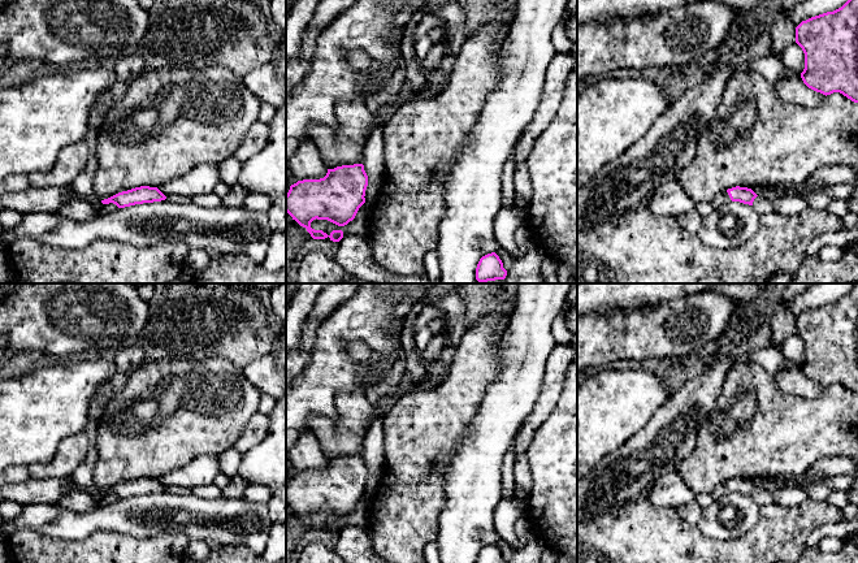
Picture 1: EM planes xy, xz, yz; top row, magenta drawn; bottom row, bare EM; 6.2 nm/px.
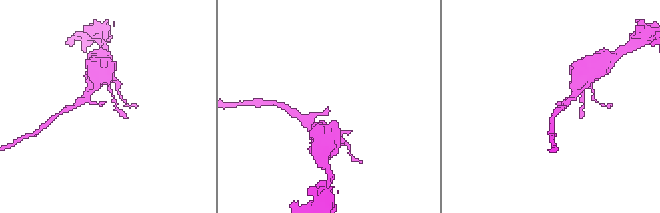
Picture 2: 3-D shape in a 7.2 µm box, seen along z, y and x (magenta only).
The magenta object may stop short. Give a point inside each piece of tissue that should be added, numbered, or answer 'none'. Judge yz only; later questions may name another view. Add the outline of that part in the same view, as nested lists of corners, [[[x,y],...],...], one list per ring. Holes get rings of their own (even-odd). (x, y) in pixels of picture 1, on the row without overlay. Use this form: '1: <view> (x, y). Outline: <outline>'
1: yz (722, 489). Outline: [[[727,481],[718,485],[716,489],[711,493],[712,498],[716,501],[716,499],[720,499],[723,495],[725,494],[729,494],[732,493]]]

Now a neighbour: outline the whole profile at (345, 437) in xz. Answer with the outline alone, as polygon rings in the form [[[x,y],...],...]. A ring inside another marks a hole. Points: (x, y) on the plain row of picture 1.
[[[363,391],[335,395],[338,419],[311,416],[311,429],[328,460],[364,454],[364,439],[373,406]]]

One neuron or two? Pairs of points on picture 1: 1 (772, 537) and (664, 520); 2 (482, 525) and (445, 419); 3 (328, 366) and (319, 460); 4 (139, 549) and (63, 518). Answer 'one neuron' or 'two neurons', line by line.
1: one neuron
2: two neurons
3: two neurons
4: two neurons

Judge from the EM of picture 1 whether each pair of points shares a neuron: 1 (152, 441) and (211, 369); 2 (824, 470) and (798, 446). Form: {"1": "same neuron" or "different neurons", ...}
{"1": "same neuron", "2": "different neurons"}

